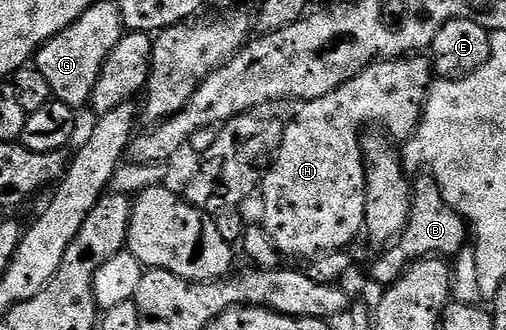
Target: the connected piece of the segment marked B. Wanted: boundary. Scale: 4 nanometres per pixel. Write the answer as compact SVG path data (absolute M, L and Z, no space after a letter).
M422 173L412 183L410 219L406 223L406 228L402 230L396 242L387 246L383 250L387 251L371 265L370 275L376 282L382 283L381 285L389 285L395 283L410 268L410 264L431 257L453 257L457 255L459 249L467 246L467 243L468 224L466 220L442 200L436 180L429 173Z

